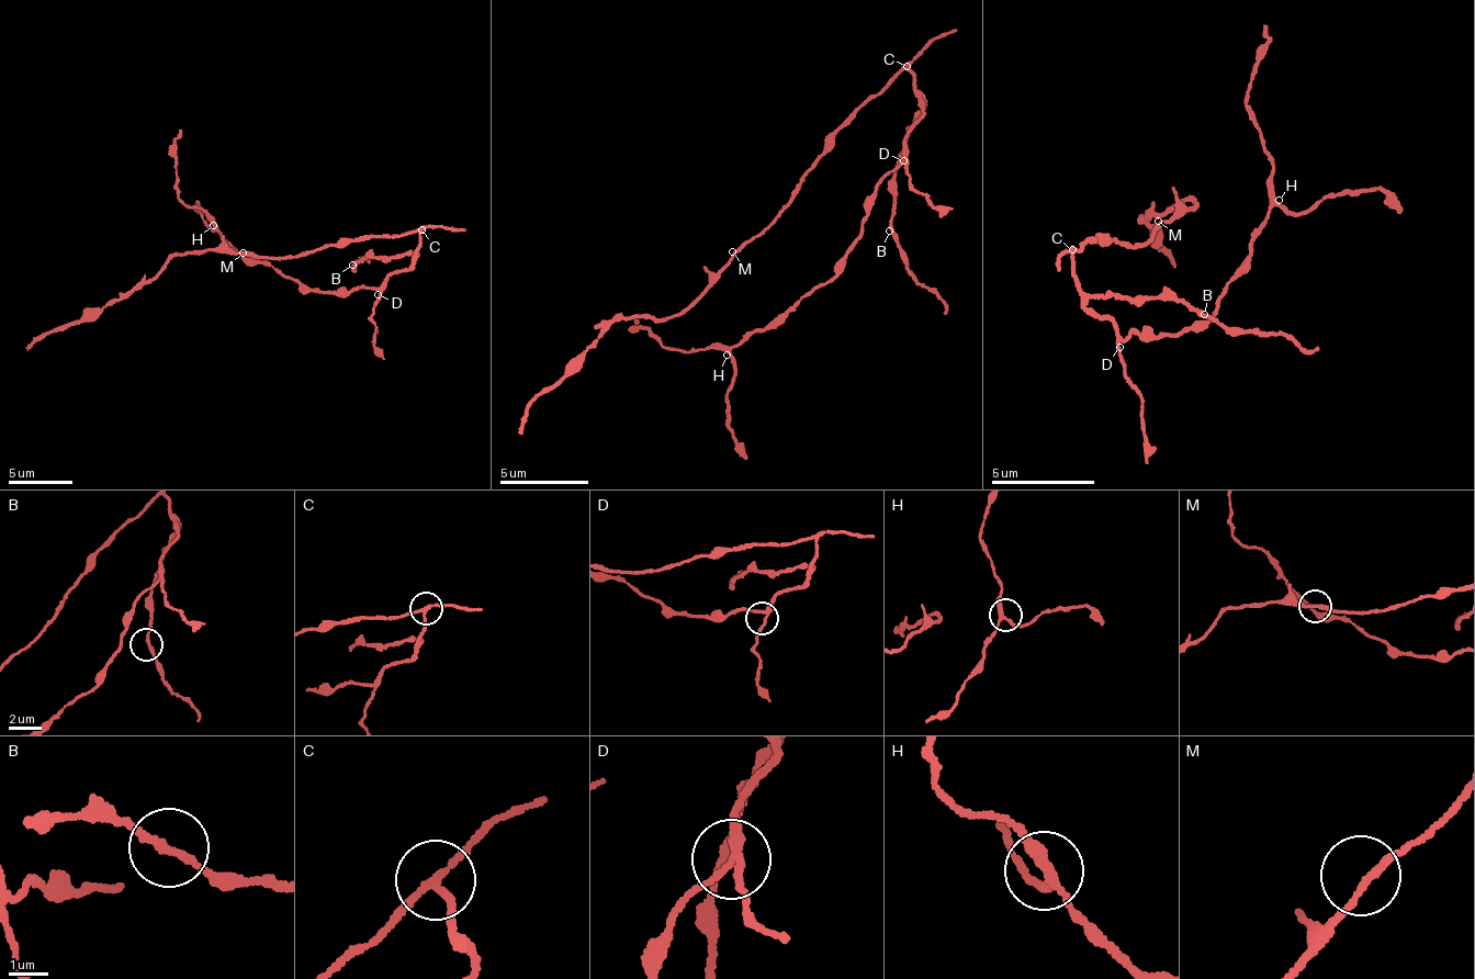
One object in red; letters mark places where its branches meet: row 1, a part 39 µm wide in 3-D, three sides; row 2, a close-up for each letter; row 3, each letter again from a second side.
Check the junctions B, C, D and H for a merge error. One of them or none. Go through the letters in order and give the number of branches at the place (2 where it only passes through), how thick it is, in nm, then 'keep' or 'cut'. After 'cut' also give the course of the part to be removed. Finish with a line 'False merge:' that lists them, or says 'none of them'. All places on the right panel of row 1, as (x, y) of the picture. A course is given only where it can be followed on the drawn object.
B: 2 | 170 nm | keep
C: 3 | 160 nm | cut | (1073, 249), (1101, 232), (1145, 244), (1196, 204), (1188, 195), (1156, 216), (1141, 217), (1172, 260)
D: 3 | 160 nm | keep
H: 3 | 220 nm | keep
False merge: C

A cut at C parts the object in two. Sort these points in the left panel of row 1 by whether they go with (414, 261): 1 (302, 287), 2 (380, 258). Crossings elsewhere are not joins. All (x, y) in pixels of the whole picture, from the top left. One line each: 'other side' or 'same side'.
1: same side
2: same side

